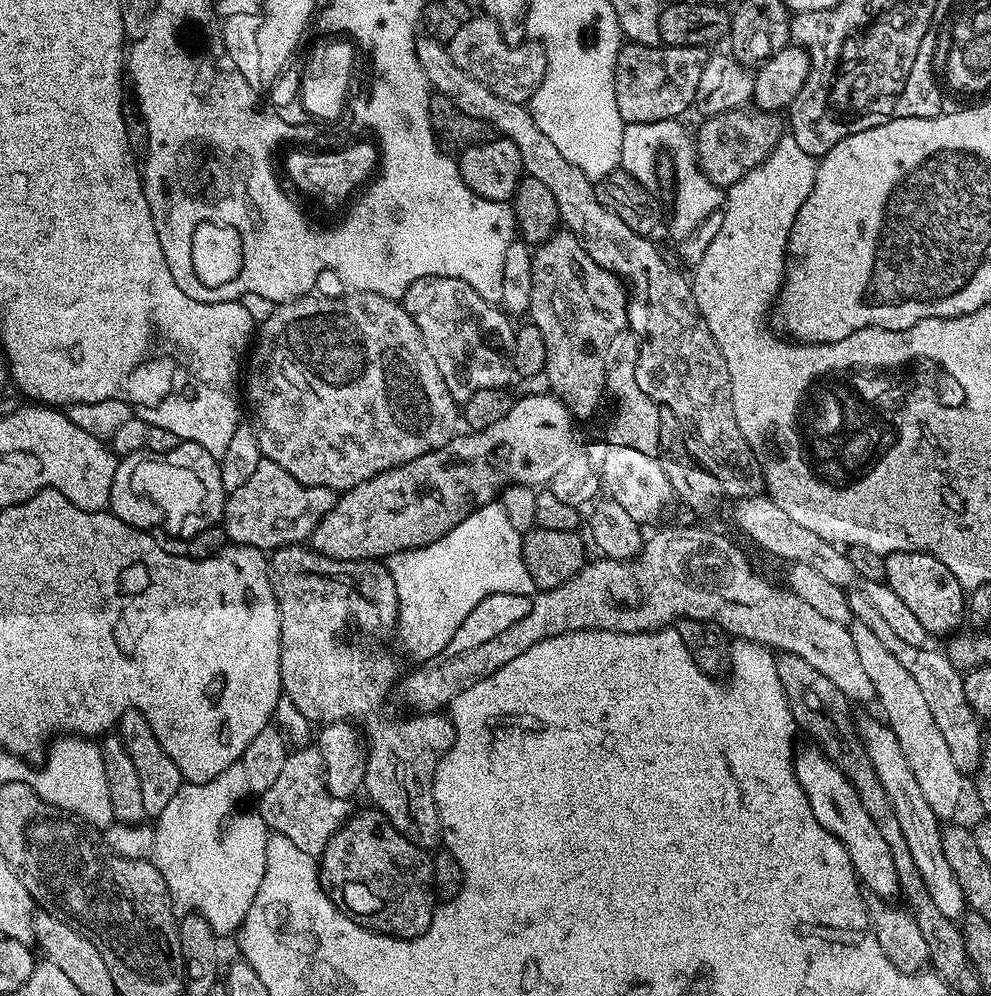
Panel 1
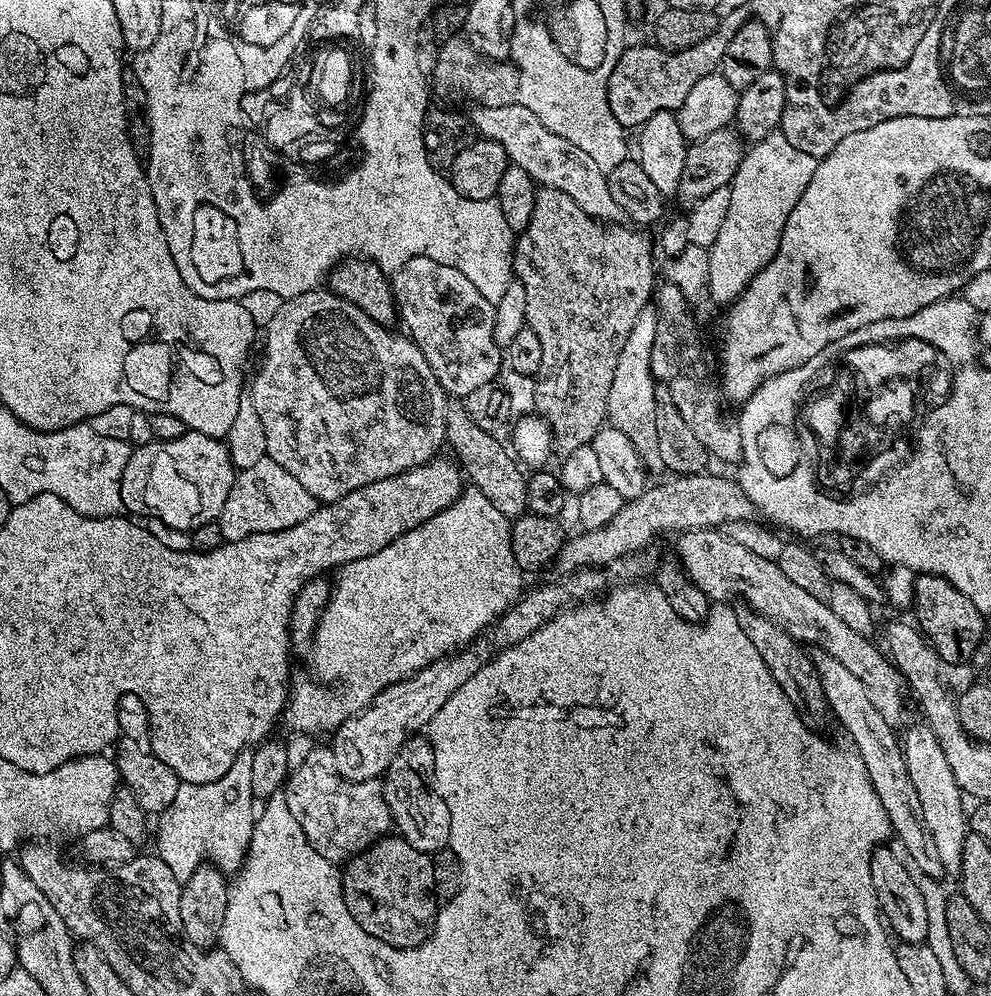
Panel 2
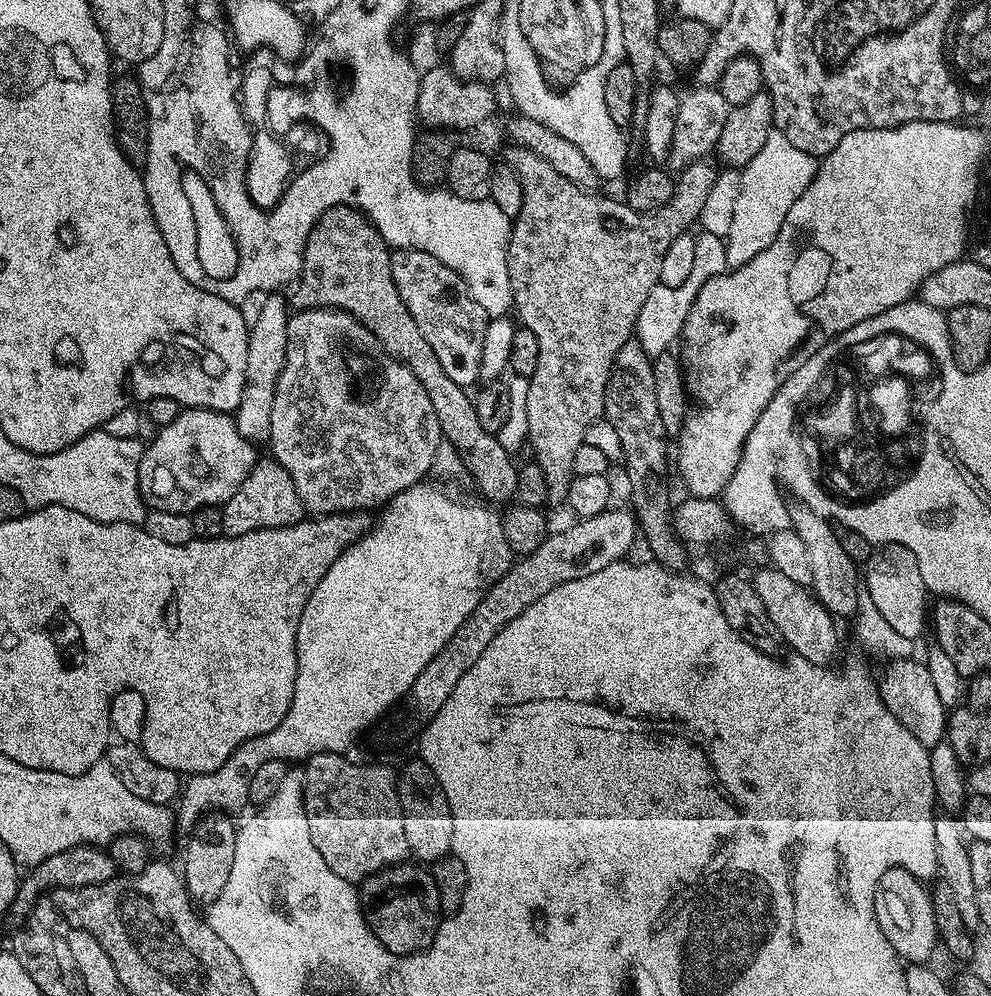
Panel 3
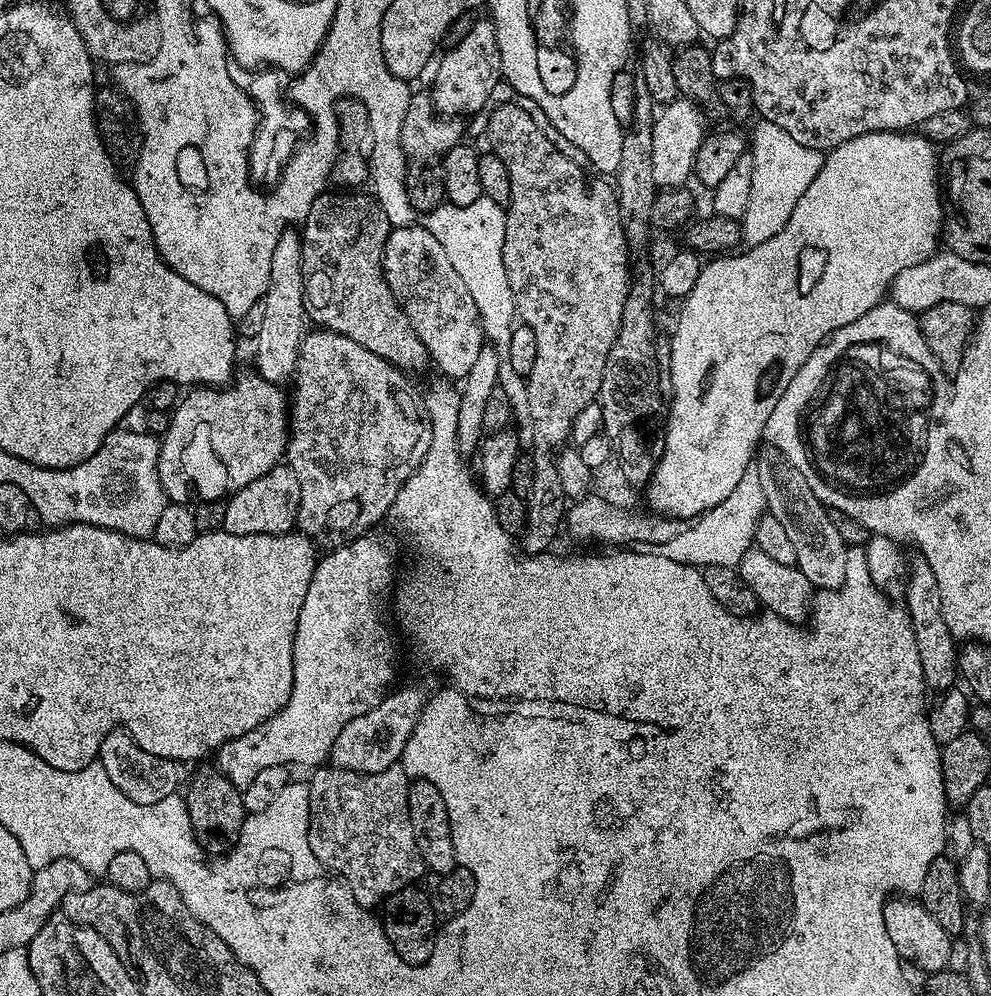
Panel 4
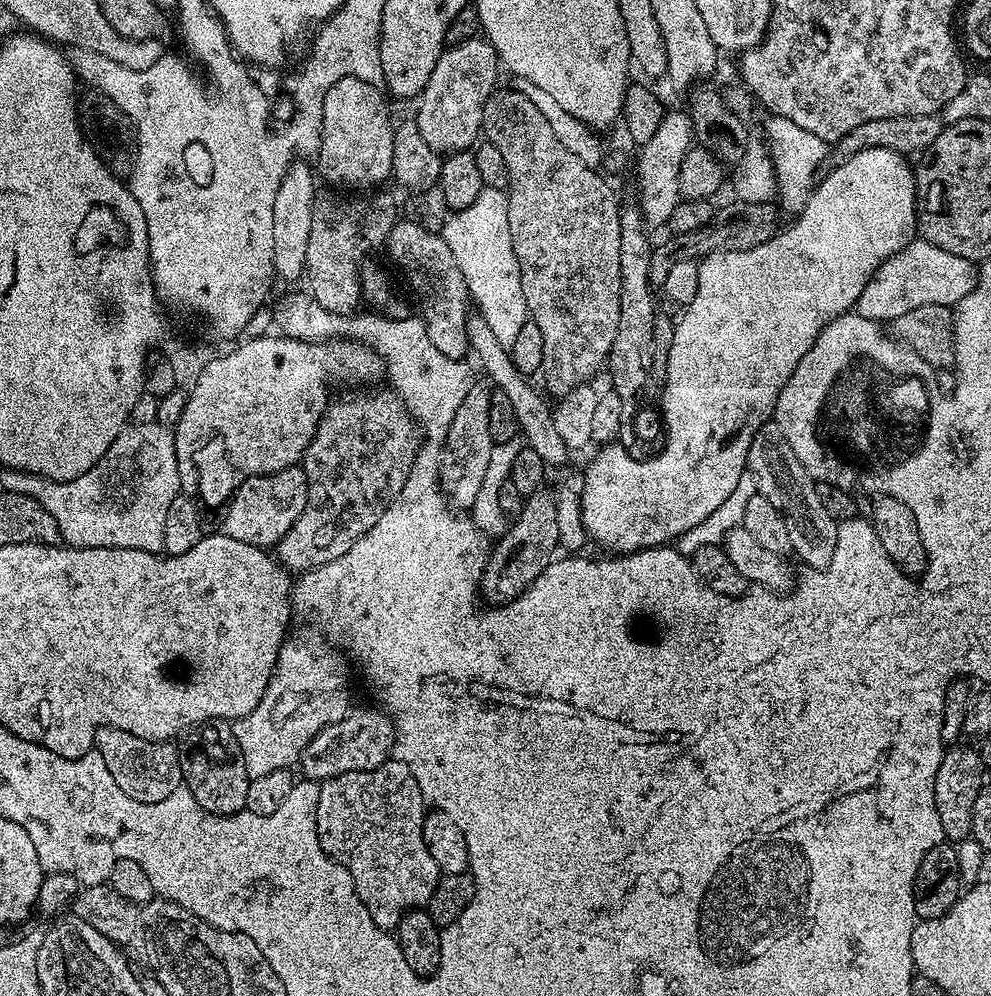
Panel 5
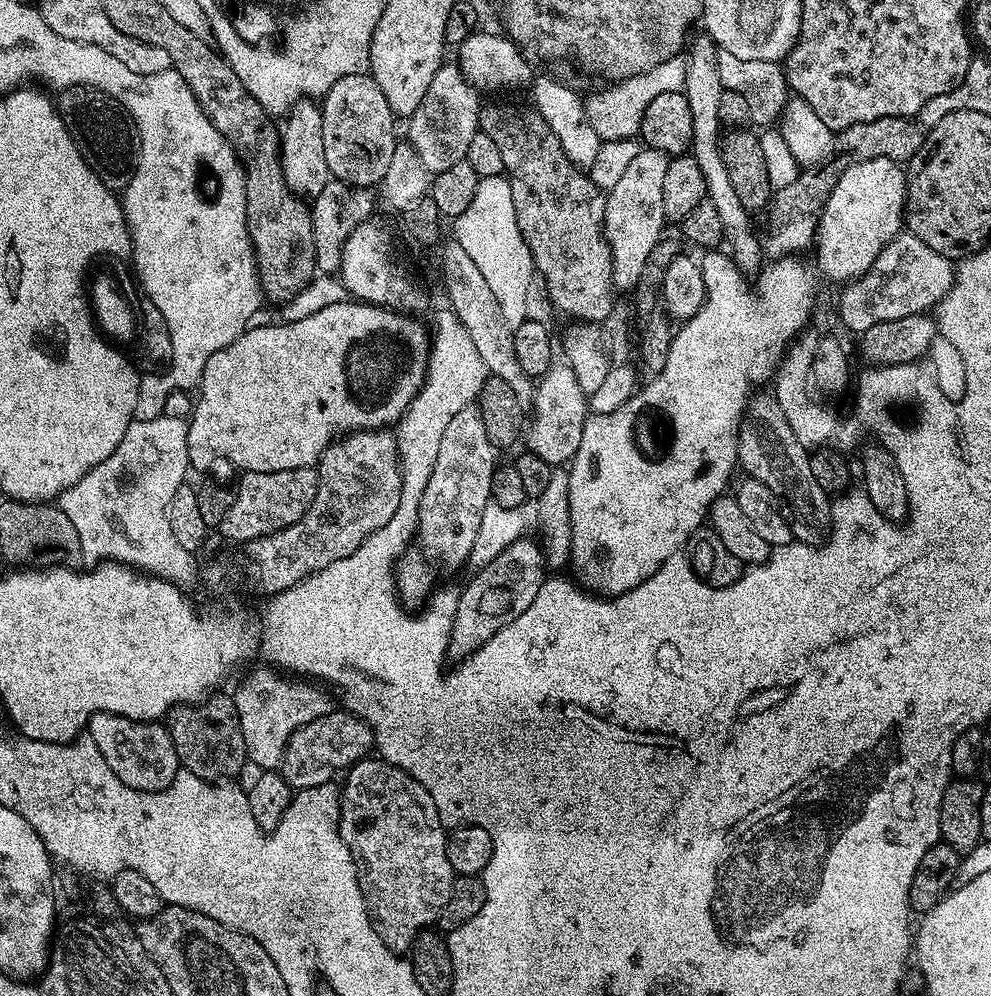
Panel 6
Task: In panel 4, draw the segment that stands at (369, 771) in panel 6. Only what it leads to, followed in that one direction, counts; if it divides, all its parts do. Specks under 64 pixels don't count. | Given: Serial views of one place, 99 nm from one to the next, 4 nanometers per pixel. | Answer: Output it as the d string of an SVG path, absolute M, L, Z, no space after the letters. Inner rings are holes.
M403 763L390 766L378 774L342 770L331 766L320 766L313 772L316 773L313 774L312 780L307 781L310 790L308 837L310 850L321 869L339 877L348 885L358 903L369 910L375 909L375 904L376 907L383 905L384 901L398 890L413 887L425 879L424 859L418 850L418 842L414 838L414 826L410 822L408 805L410 778L404 772Z

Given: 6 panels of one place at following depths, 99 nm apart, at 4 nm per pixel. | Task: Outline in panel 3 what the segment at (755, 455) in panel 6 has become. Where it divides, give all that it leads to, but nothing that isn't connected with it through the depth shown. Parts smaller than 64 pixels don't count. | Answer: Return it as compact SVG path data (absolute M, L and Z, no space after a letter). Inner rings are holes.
M796 506L791 509L790 526L796 531L798 538L802 538L806 554L810 558L810 571L813 575L810 588L815 599L833 617L852 618L862 603L862 576L859 571L856 573L857 561L848 557L846 550L842 550L836 537L836 528L828 524L831 523L825 517L814 514L806 507Z

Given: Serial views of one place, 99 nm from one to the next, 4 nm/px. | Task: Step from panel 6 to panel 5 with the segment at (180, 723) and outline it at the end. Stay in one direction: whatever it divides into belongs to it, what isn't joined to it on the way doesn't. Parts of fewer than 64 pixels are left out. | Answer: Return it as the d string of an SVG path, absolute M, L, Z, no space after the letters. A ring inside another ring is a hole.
M208 720L183 733L178 744L183 783L194 794L200 806L215 816L233 816L246 809L246 790L250 773L242 758L242 750L227 720Z

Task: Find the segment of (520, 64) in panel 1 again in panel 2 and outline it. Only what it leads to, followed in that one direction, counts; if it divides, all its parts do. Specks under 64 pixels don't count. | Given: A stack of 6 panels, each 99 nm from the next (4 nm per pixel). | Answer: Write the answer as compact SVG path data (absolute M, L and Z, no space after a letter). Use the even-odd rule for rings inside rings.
M467 38L446 40L439 47L436 65L430 68L435 91L437 88L448 96L461 96L464 100L473 100L471 103L481 108L505 108L517 103L520 72L515 64L502 60L488 60Z

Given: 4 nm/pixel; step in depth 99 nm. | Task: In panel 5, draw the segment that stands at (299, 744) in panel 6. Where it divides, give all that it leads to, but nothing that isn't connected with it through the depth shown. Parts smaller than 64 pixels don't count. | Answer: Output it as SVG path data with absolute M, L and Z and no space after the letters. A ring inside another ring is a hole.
M379 707L349 710L344 717L330 726L326 726L302 750L298 761L303 779L323 782L351 772L369 772L382 766L392 756L392 747L396 741L396 725L391 716Z

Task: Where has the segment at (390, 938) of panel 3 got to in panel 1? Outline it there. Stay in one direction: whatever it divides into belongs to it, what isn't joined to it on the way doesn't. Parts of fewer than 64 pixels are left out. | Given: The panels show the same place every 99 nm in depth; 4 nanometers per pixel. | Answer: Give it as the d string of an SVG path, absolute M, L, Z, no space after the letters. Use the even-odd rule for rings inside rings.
M367 807L357 816L356 813L349 815L348 821L333 834L328 845L324 847L318 860L320 884L337 908L355 924L361 924L382 936L412 940L428 929L432 913L438 907L432 856L425 849L407 840L375 807Z

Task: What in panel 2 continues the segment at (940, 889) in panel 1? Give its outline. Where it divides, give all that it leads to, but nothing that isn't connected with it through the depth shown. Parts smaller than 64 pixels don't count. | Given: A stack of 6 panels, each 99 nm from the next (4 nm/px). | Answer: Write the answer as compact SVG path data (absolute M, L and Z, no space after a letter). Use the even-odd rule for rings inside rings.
M819 650L813 651L811 658L820 675L831 715L833 717L836 715L844 727L845 734L852 739L851 747L862 758L866 774L886 810L888 821L892 823L893 833L897 837L900 835L900 840L908 851L907 859L911 867L921 877L922 875L943 877L944 867L938 858L934 838L930 838L926 828L922 806L918 803L918 790L914 790L914 782L910 782L910 770L906 770L904 750L898 739L897 729L890 722L886 722L886 718L882 718L878 710L874 710L874 705L866 695L866 686L862 686L862 682L858 682L858 678L854 678L854 674L850 674L850 670L846 670L846 666L838 662L838 658L830 658L830 654Z

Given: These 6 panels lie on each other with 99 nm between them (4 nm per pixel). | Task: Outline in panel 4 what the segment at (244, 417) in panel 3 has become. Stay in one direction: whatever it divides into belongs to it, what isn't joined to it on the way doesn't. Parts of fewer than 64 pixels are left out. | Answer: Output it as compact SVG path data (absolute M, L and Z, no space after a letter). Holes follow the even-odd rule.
M285 230L278 238L278 246L274 246L274 254L270 258L270 282L262 301L264 313L260 316L260 325L256 328L256 368L255 375L263 380L284 382L296 371L296 359L300 353L300 341L306 335L306 313L304 310L304 283L302 282L302 246L301 233L296 230Z

